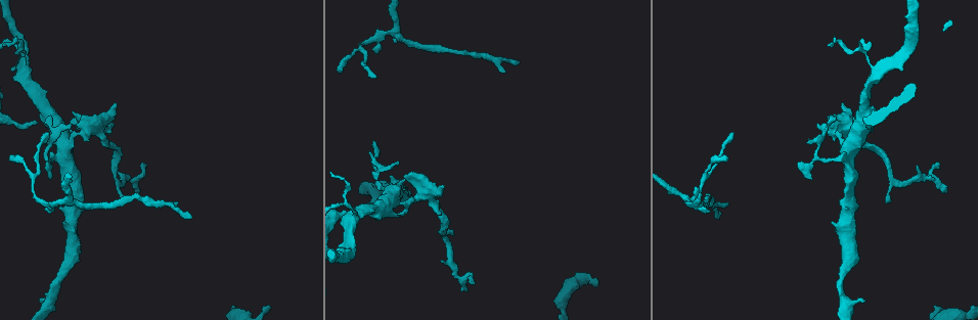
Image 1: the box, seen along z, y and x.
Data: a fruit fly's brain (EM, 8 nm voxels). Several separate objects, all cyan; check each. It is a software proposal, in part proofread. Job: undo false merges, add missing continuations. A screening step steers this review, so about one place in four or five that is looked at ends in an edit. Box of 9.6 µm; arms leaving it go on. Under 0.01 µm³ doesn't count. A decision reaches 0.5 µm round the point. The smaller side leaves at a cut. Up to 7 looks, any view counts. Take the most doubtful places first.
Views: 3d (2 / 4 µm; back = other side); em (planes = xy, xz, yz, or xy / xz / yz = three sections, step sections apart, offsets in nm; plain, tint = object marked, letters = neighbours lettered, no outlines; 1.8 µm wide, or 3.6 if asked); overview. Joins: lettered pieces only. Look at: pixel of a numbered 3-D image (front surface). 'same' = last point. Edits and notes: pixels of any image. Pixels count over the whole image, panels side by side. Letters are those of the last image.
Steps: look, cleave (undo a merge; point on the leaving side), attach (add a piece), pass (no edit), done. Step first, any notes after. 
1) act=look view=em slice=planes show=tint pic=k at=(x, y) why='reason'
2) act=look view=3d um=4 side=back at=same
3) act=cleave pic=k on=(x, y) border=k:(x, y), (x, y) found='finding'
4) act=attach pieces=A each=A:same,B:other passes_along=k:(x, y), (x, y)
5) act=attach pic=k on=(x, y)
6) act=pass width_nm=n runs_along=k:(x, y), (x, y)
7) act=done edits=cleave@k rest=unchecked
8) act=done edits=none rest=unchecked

act=look view=3d um=4 pic=1 at=(374, 168) why='sharp bend'

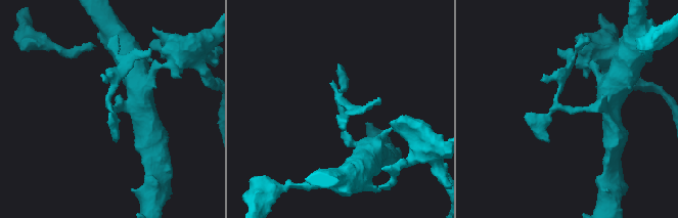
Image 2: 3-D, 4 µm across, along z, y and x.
act=look view=em slice=planes show=plain pic=2 at=(113, 108) why='now the EM'

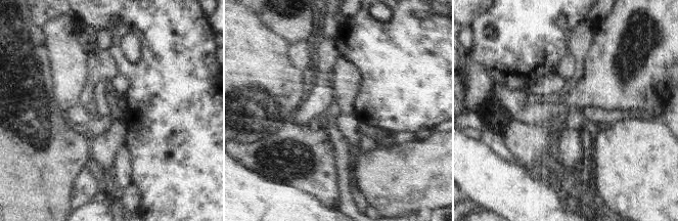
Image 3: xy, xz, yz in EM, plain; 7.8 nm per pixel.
act=look view=em slice=planes show=letters at=same

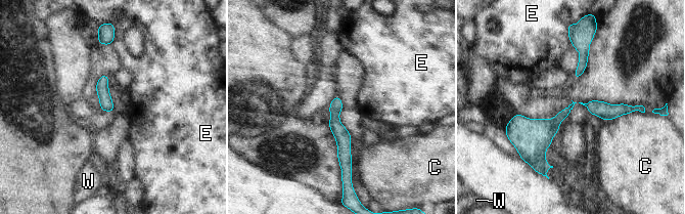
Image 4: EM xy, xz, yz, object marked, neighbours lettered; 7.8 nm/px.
act=pass width_nm=70 longest_contact=C:300nm each=C:other,E:other,W:other found='one cell here'

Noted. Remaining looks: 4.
act=look view=em slice=planes show=plain pic=1 at=(727, 204) why='an open end'

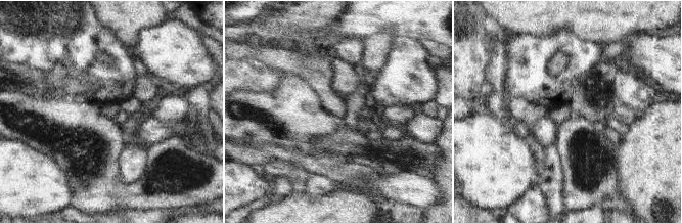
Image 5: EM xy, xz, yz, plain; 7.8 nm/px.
act=look view=em slice=planes show=tint at=same why='where the object lies'

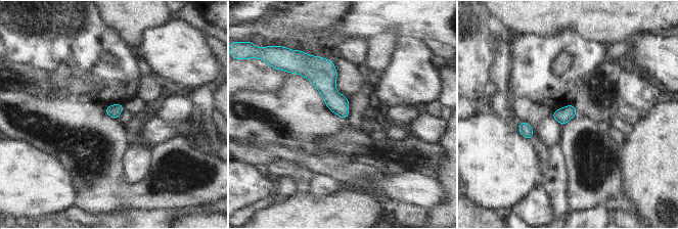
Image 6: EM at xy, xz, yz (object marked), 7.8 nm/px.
act=look view=em slice=planes show=letters at=same why='see the neighbours'

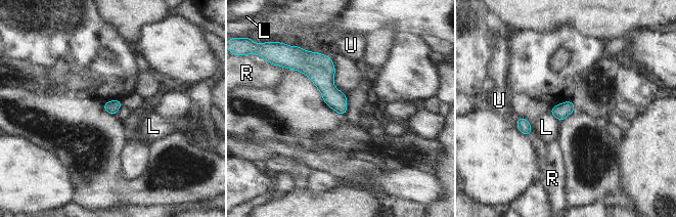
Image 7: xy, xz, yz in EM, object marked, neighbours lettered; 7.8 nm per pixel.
act=pass width_nm=110 each=L:other,R:other,U:other border=7:(550, 112), (560, 121) found='none of them fits'

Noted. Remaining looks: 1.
act=look view=em um=3.6 slice=planes show=letters pic=1 at=(444, 188) why='stops while still wide'

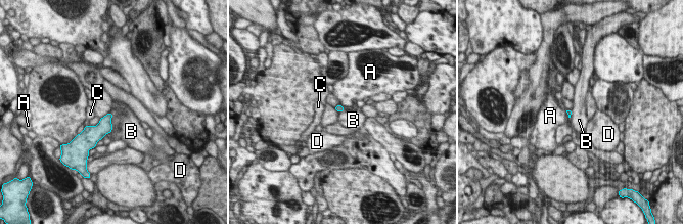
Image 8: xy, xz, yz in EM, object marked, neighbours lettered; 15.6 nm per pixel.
act=pass each=A:other,B:other,C:other,D:other border=8:(110, 112), (112, 126) found='none of them fits'

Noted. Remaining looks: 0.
act=done edits=none rest=unchecked

